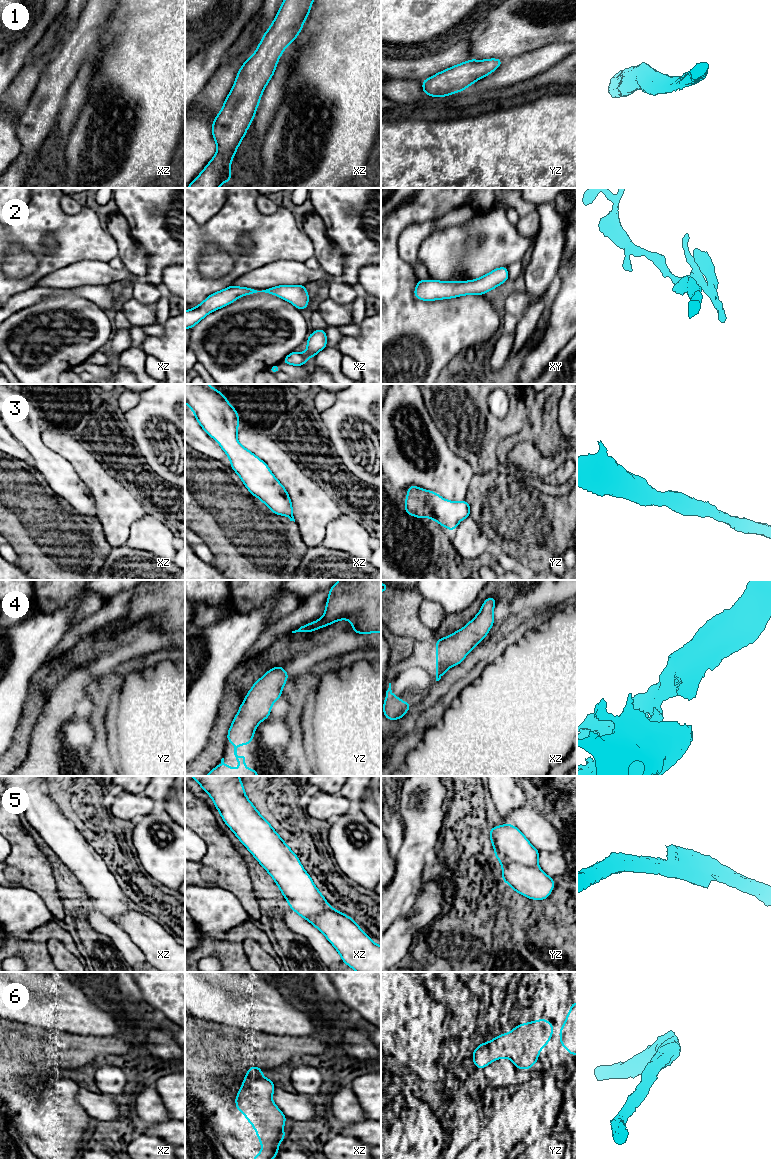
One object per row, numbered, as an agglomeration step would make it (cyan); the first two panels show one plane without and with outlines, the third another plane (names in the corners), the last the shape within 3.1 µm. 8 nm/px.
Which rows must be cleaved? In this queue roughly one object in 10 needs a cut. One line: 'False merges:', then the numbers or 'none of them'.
False merges: 5

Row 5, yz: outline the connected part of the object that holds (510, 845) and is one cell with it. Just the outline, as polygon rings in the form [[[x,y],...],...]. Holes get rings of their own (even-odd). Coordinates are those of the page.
[[[505,823],[490,828],[489,836],[495,856],[502,865],[518,863],[531,868],[539,868],[539,850],[533,847],[525,835],[514,825]]]

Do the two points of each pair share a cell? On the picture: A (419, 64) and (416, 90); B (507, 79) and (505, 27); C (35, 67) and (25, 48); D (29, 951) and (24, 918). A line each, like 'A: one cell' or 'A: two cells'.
A: two cells
B: two cells
C: two cells
D: two cells

